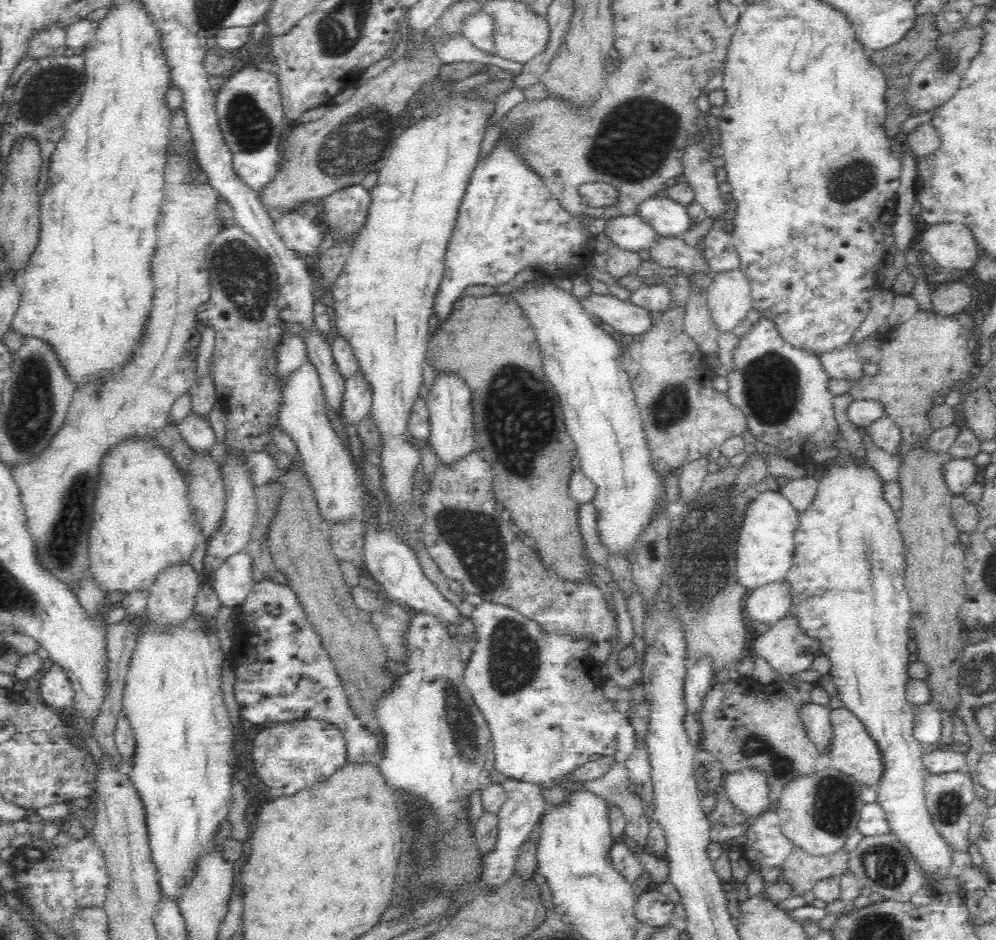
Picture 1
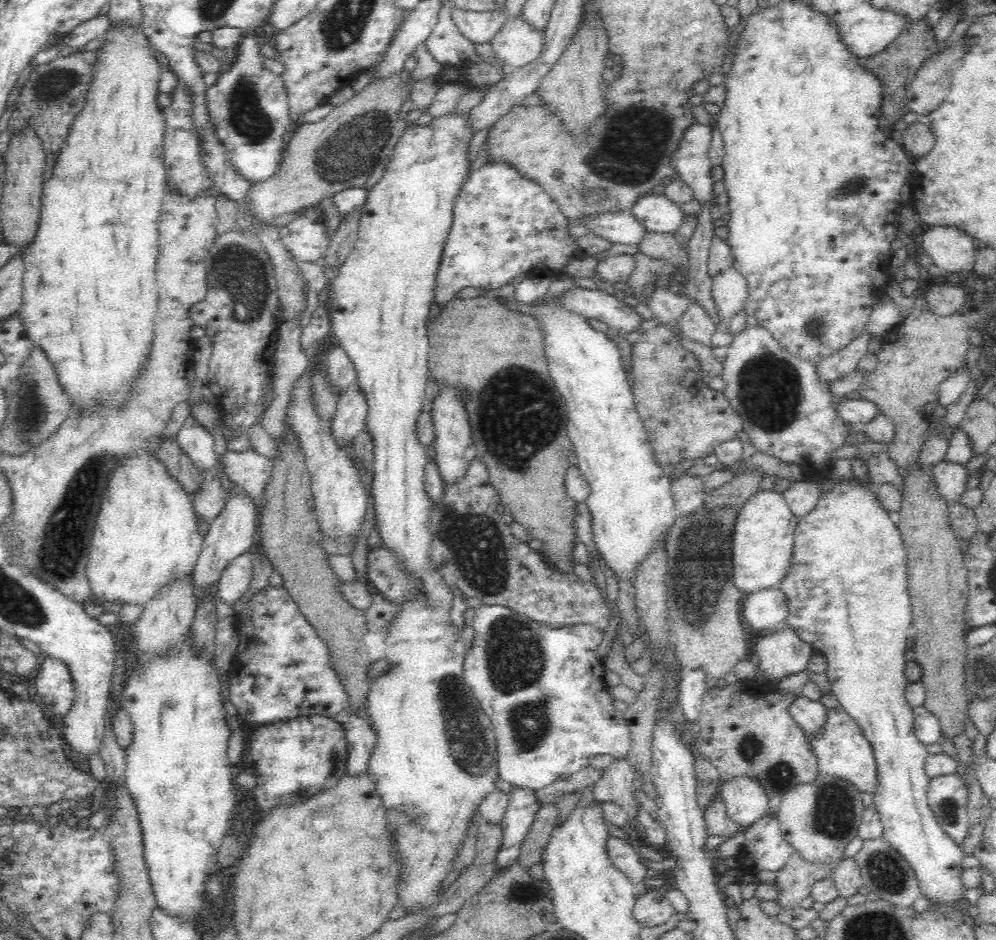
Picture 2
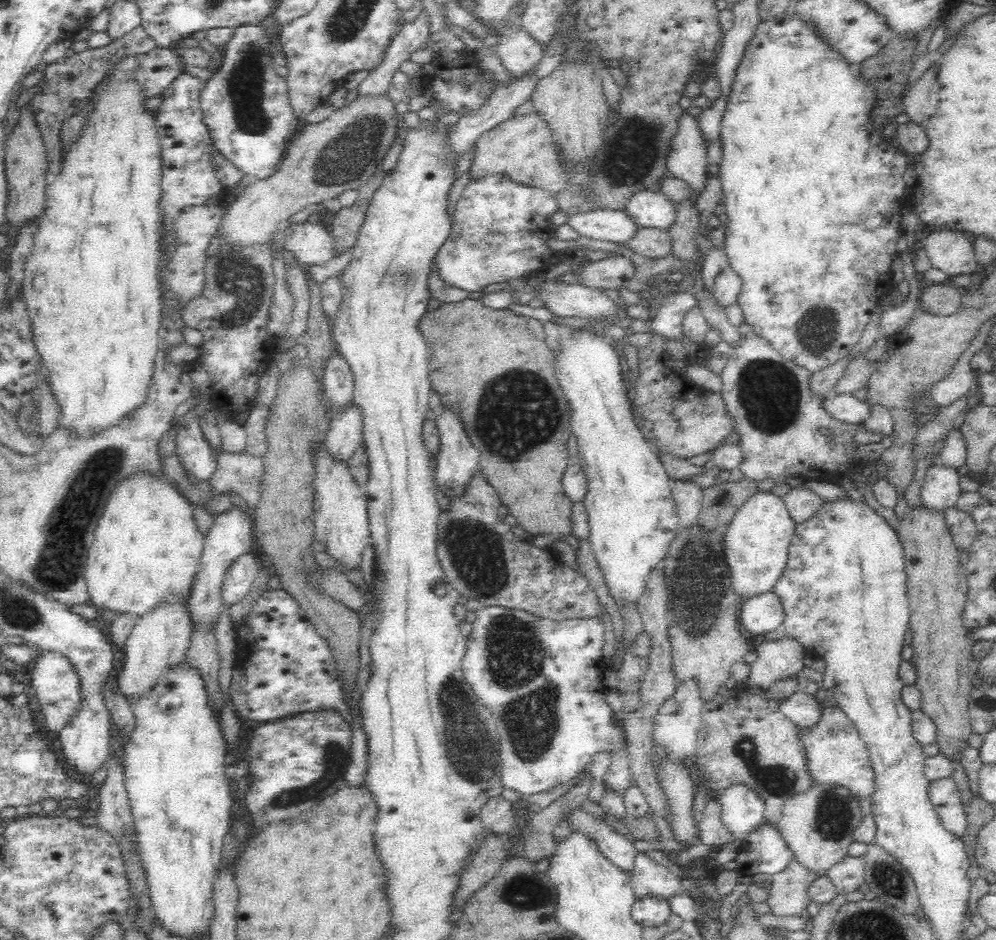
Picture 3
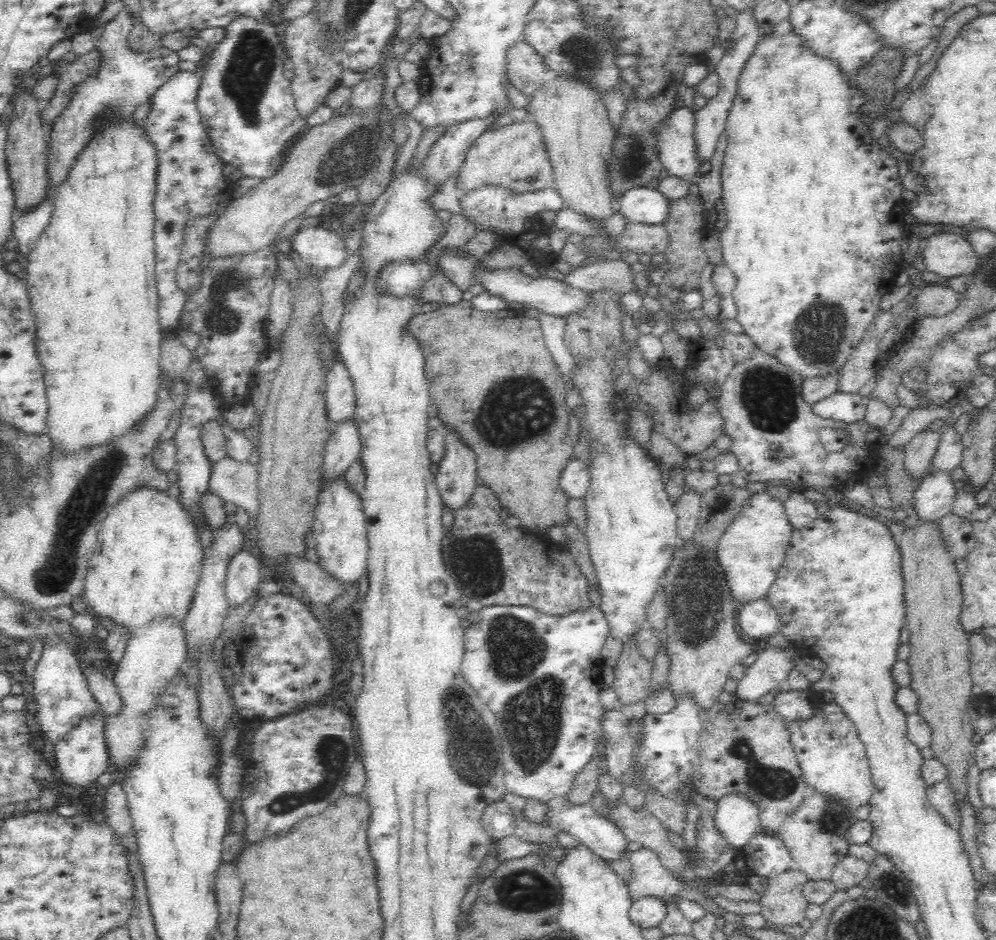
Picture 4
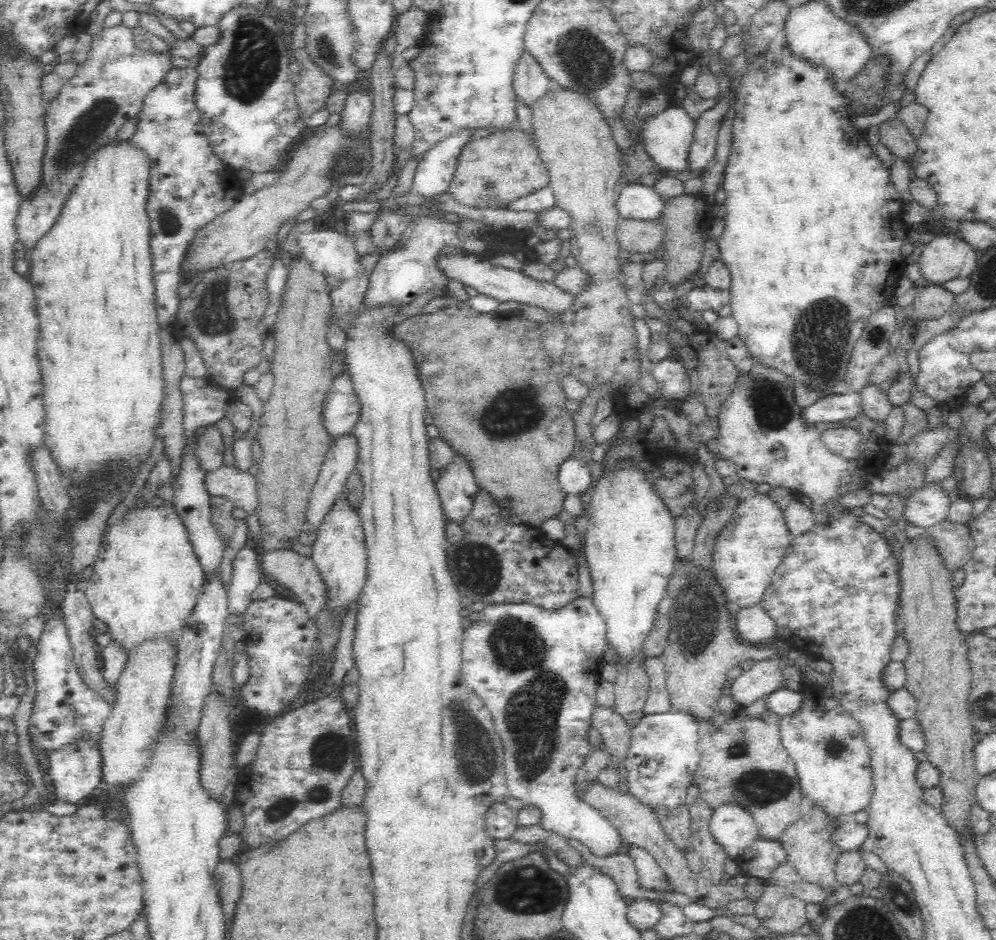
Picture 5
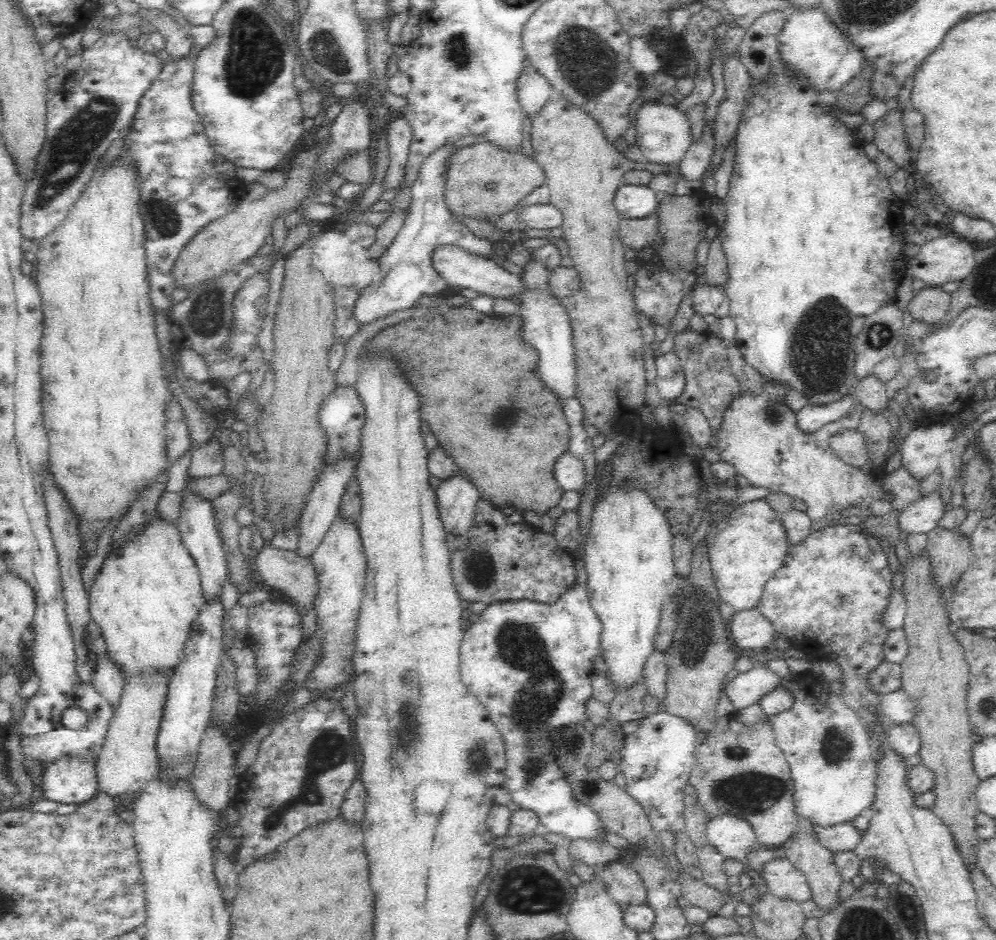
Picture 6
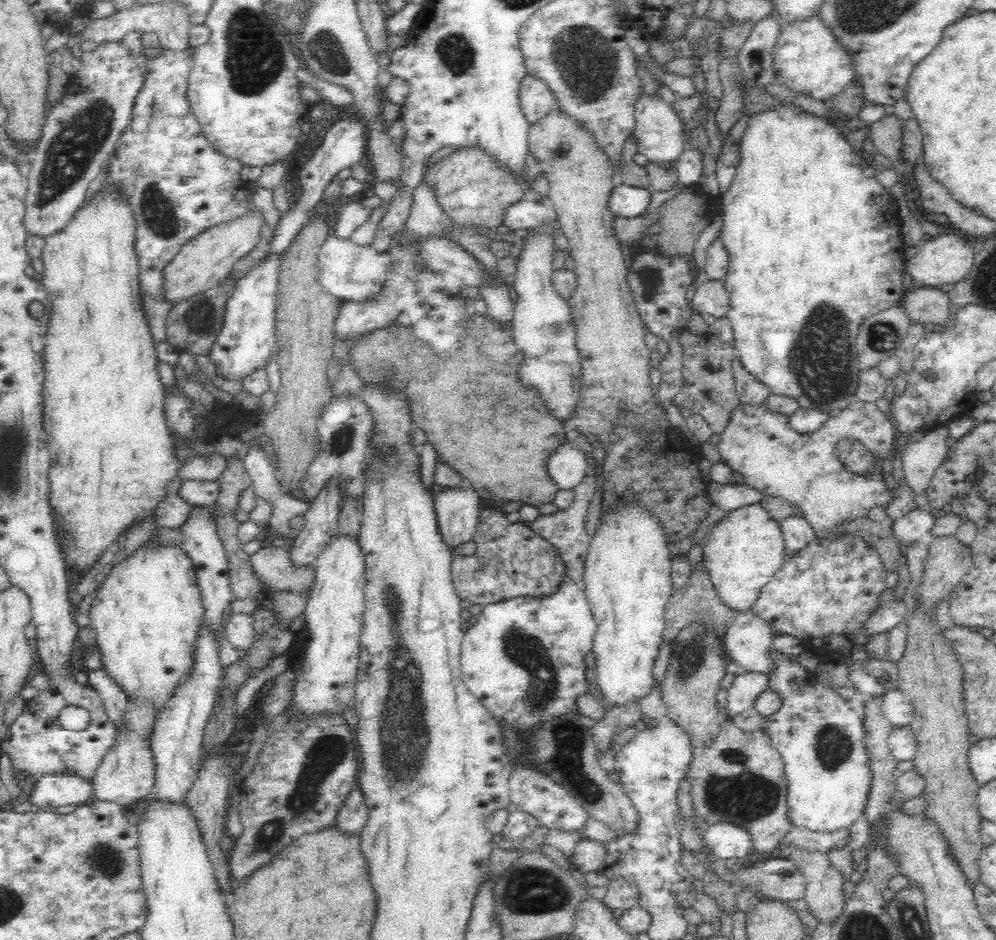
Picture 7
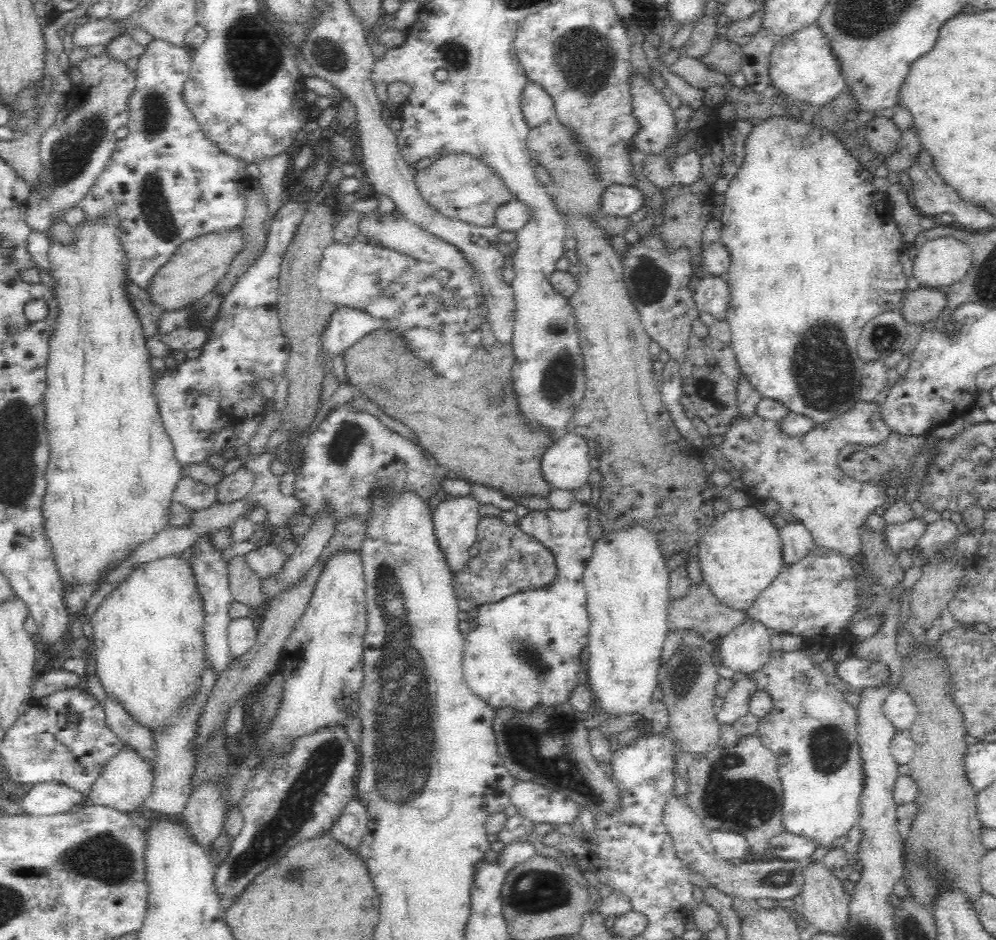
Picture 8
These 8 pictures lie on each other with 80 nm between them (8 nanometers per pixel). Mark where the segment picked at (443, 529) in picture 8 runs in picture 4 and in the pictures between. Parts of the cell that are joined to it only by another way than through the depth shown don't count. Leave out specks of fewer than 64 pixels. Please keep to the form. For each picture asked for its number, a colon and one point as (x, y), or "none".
4: (456, 478)
5: (456, 485)
6: (457, 496)
7: (457, 507)

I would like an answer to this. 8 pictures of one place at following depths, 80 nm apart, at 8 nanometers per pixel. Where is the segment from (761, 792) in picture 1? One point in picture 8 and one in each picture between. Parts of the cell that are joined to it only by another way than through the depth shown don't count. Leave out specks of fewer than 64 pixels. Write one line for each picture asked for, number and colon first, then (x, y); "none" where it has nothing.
2: (746, 801)
3: (743, 807)
4: (738, 816)
5: (734, 827)
6: (732, 835)
7: (726, 840)
8: (728, 844)

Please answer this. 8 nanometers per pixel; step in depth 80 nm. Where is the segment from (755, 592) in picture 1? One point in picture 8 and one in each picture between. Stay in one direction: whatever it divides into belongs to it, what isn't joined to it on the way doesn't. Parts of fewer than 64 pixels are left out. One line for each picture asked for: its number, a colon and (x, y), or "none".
2: (763, 609)
3: (759, 614)
4: (758, 618)
5: (752, 622)
6: (749, 629)
7: (748, 639)
8: (746, 649)

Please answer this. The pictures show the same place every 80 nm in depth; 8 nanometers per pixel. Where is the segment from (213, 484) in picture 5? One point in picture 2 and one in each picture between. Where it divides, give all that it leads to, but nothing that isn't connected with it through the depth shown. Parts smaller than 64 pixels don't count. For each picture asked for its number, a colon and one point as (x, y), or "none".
2: (253, 471)
3: (242, 473)
4: (235, 481)

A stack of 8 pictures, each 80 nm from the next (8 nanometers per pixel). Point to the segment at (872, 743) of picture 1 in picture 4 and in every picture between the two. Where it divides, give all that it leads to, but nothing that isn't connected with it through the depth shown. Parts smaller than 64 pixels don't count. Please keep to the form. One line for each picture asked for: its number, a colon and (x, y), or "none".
2: (843, 751)
3: (836, 753)
4: (832, 757)

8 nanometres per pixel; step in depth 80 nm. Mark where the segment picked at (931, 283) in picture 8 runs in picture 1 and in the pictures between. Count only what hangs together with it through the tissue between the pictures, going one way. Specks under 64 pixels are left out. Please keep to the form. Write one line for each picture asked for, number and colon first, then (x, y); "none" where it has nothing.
1: (952, 245)
2: (952, 249)
3: (951, 251)
4: (946, 254)
5: (943, 258)
6: (949, 257)
7: (946, 258)

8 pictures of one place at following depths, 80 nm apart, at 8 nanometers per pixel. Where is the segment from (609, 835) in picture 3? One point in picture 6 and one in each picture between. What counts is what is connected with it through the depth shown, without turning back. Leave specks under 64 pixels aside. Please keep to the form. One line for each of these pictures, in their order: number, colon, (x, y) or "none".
4: (541, 676)
5: (537, 671)
6: (530, 664)

